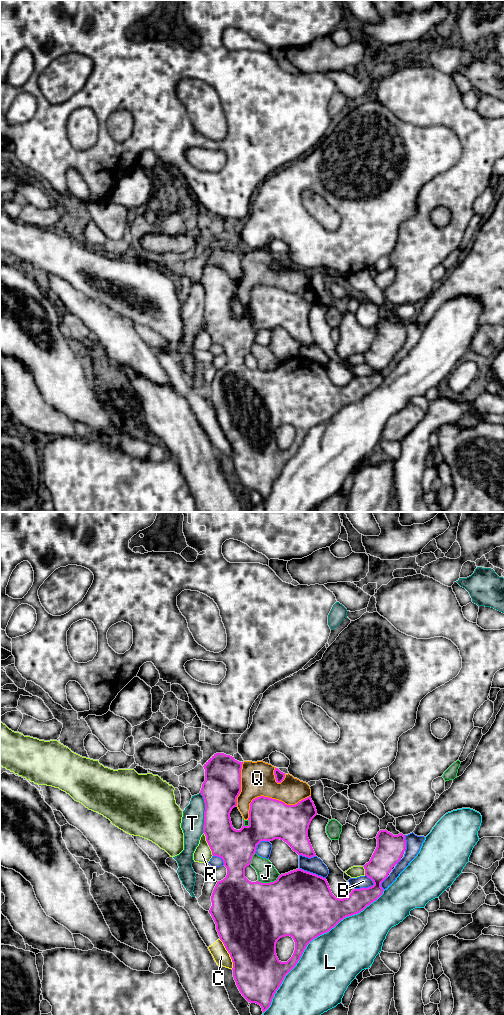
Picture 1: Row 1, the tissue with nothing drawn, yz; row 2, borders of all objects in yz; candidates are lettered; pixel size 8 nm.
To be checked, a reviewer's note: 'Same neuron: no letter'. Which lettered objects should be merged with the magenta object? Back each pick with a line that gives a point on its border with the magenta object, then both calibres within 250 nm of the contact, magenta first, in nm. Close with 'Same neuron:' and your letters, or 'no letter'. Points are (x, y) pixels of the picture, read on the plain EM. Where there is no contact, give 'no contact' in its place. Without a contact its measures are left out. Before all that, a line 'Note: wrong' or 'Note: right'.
Note: right
Same neuron: no letter

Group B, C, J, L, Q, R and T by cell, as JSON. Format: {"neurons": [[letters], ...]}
{"neurons": [["B"], ["C"], ["J", "Q"], ["L"], ["R"], ["T"]]}

